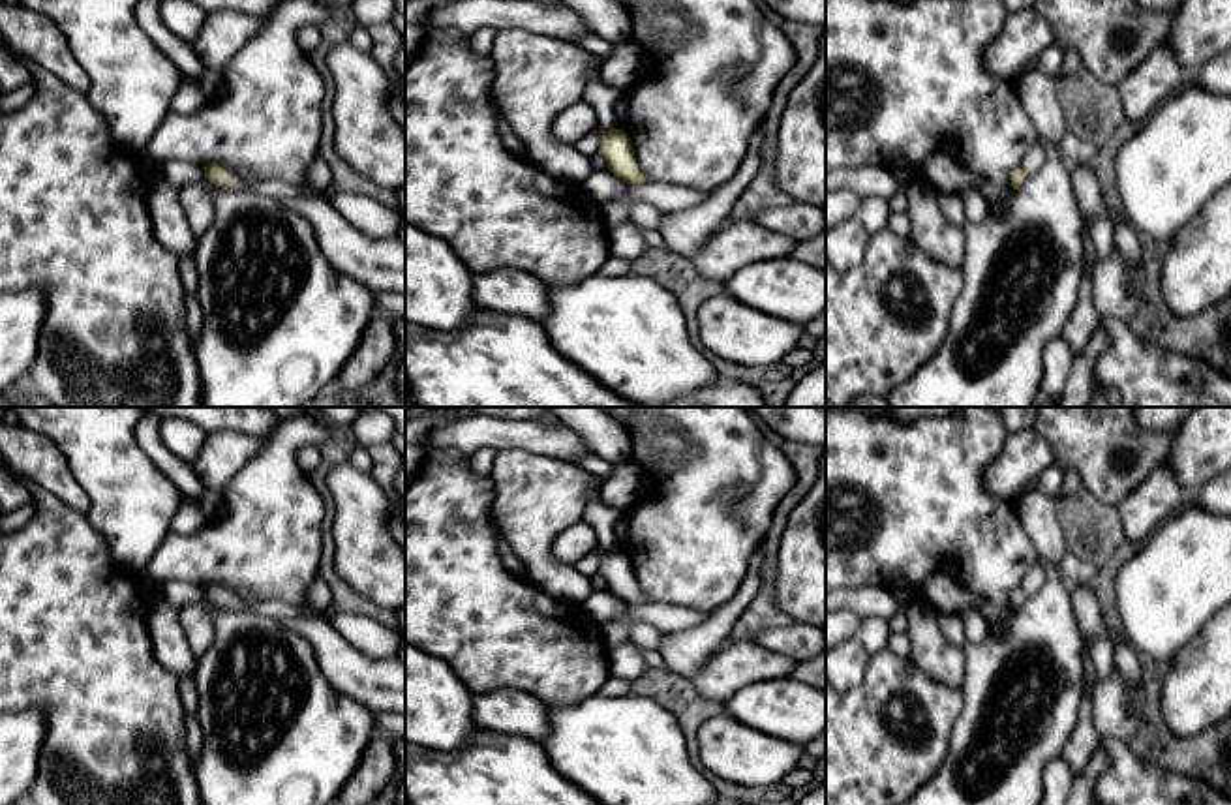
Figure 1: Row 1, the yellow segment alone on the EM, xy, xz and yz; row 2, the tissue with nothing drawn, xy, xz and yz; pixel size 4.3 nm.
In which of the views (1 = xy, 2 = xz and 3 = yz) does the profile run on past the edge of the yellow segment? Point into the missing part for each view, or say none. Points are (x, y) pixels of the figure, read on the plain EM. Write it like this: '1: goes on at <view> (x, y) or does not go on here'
1: goes on at xy (276, 610)
2: does not go on here
3: does not go on here

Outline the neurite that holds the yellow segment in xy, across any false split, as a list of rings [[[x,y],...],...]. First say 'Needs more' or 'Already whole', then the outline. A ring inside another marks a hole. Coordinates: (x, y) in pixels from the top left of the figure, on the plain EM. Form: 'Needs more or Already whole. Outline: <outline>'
Needs more. Outline: [[[216,584],[203,587],[203,591],[210,604],[223,606],[223,608],[253,610],[274,621],[283,621],[289,617],[296,617],[300,614],[296,606],[289,606],[281,600],[265,600],[265,602],[242,600],[238,595]]]

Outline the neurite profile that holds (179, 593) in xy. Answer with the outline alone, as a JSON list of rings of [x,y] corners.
[[[165,582],[163,593],[163,600],[175,606],[176,610],[190,604],[210,604],[203,591],[203,585],[193,582]]]

